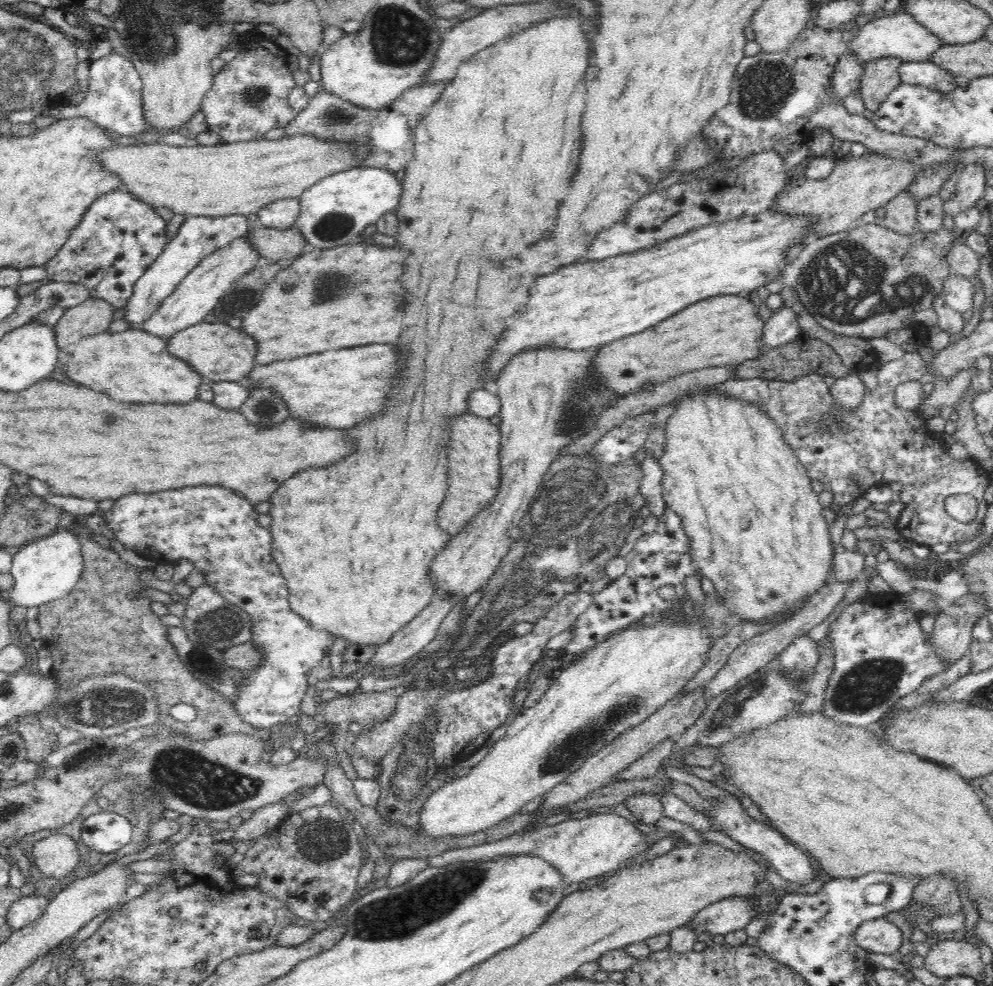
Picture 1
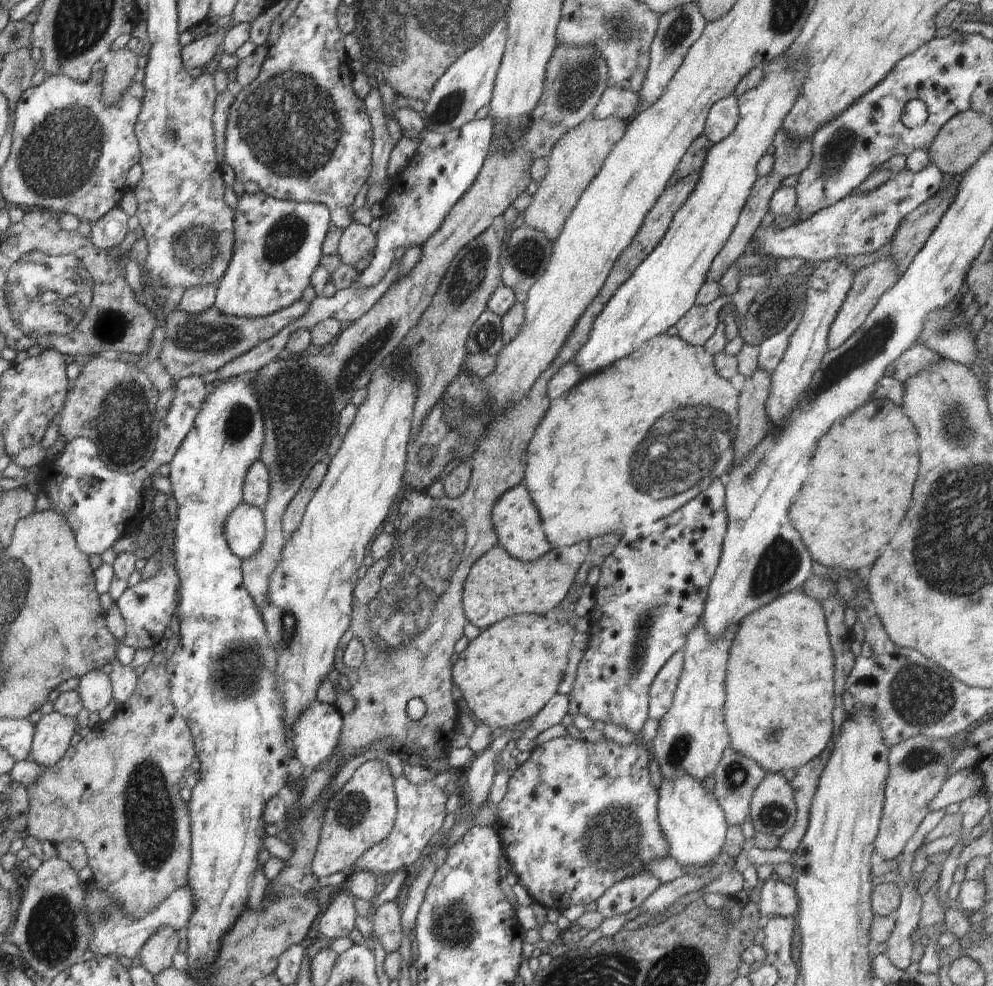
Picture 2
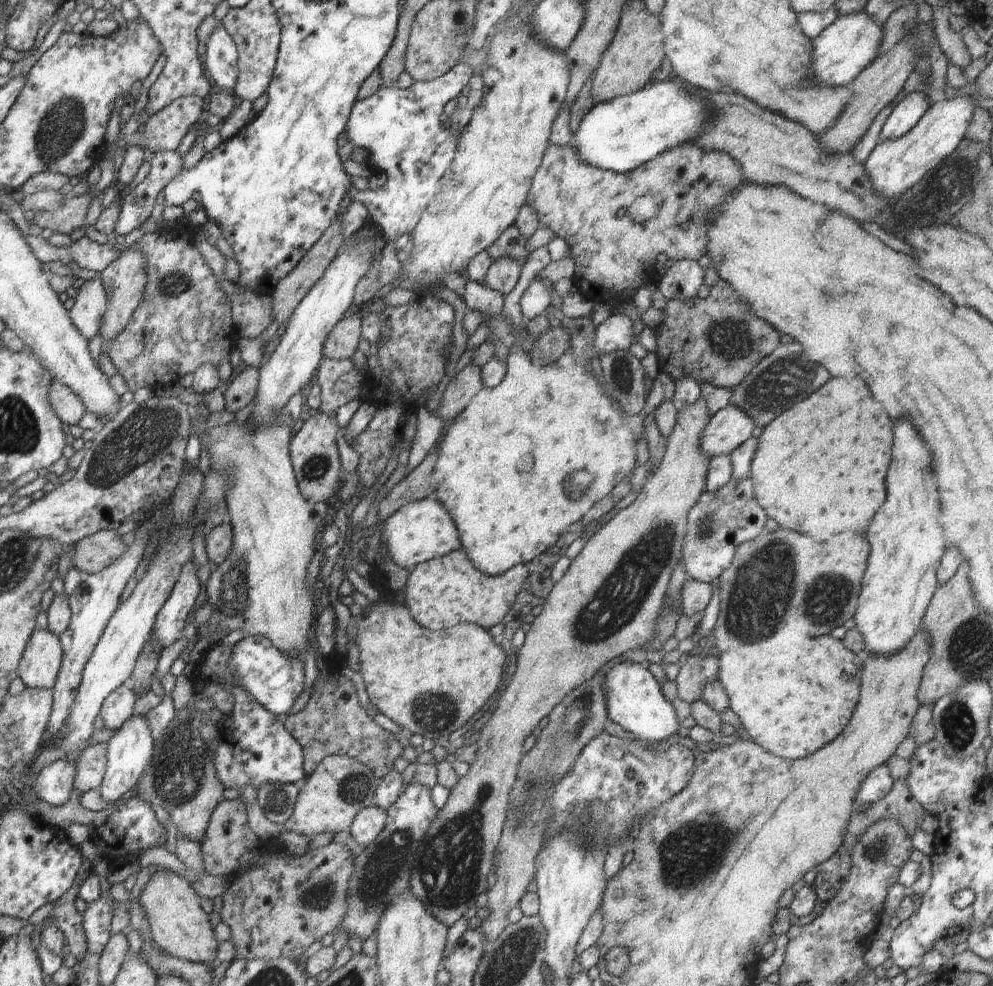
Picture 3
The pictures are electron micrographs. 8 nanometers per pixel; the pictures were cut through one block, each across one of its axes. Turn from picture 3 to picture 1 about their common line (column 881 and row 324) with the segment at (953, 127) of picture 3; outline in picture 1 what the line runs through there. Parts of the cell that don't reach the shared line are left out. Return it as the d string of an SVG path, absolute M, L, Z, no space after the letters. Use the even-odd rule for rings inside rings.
M246 237L234 239L228 246L220 248L210 256L207 256L184 278L176 290L168 298L162 300L160 308L140 324L140 328L148 333L169 339L176 332L184 330L195 324L200 324L210 310L214 310L218 300L229 293L235 282L248 275L259 265L264 264L264 260L258 249L250 245Z

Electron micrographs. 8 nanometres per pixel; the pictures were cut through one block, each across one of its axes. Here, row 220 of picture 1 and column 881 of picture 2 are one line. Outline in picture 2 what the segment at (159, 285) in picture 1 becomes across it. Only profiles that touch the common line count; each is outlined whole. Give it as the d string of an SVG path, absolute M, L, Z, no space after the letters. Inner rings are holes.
M929 162L919 172L906 168L895 177L867 193L850 193L836 204L822 209L805 221L796 222L784 230L773 230L772 225L758 233L759 253L768 258L802 258L820 263L838 256L870 254L891 242L901 220L941 188L942 173Z

